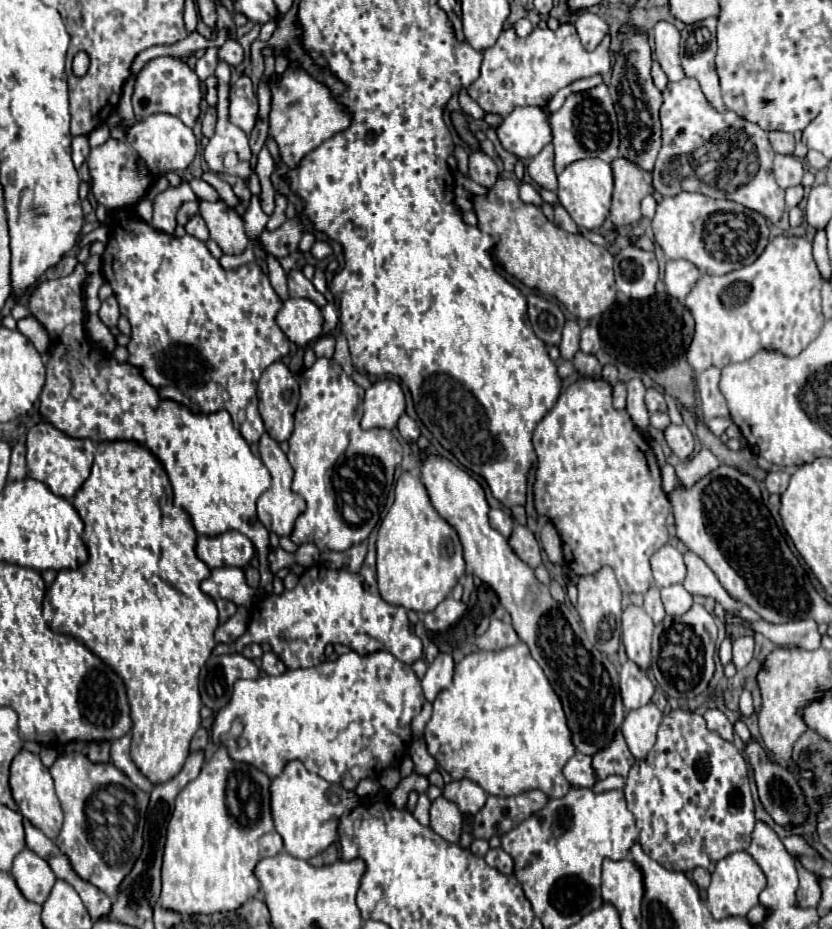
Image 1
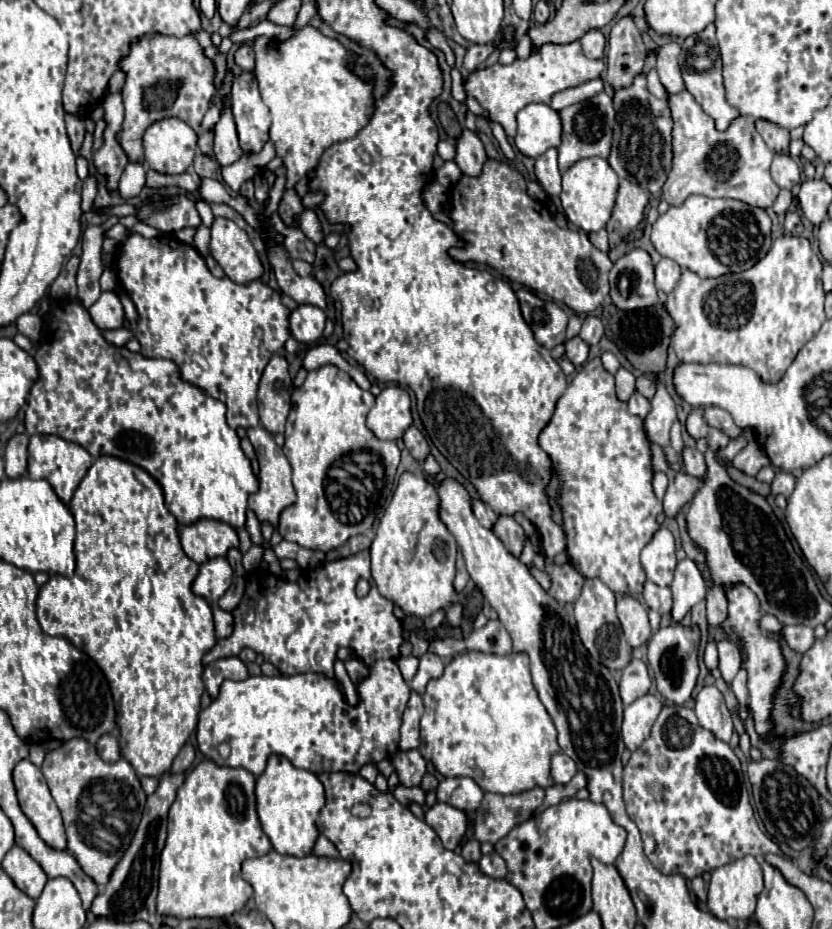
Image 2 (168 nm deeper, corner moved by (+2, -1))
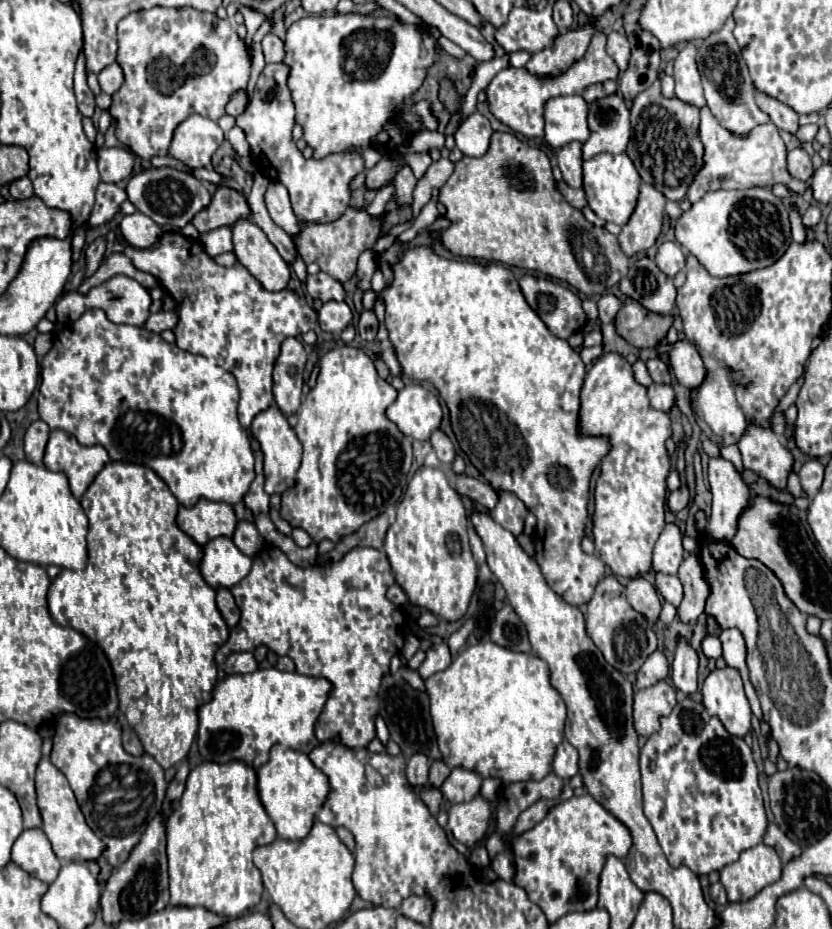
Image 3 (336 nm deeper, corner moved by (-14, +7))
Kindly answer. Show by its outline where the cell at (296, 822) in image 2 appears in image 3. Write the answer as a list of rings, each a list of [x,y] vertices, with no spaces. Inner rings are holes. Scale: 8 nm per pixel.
[[[272,746],[270,760],[258,768],[258,796],[260,802],[276,826],[276,832],[284,840],[302,840],[312,824],[318,808],[324,804],[330,784],[328,778],[310,762],[304,752],[286,748],[286,746]]]

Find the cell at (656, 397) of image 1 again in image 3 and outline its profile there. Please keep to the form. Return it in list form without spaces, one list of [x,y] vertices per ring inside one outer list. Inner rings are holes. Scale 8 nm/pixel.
[[[660,358],[648,360],[646,368],[648,368],[648,372],[650,372],[654,382],[658,382],[658,384],[670,384],[670,370],[668,370],[668,366]]]

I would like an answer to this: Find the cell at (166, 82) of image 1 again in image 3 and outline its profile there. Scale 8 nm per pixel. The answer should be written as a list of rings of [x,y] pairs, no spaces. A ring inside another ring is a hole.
[[[154,6],[152,10],[138,10],[136,14],[128,14],[128,18],[122,18],[118,22],[118,58],[116,62],[120,64],[122,72],[124,72],[124,82],[122,86],[112,94],[112,106],[108,108],[108,112],[114,118],[114,132],[116,138],[128,146],[136,156],[150,160],[154,156],[166,156],[168,154],[168,146],[172,142],[172,134],[176,130],[176,126],[180,122],[184,122],[184,118],[188,118],[190,114],[200,114],[206,116],[210,120],[218,120],[220,116],[224,116],[224,108],[228,104],[228,100],[238,92],[238,90],[246,90],[248,78],[250,78],[250,66],[252,66],[252,48],[236,34],[234,26],[230,24],[230,20],[222,20],[218,18],[214,12],[200,12],[200,10],[192,10],[192,8],[184,8],[184,10],[172,10],[172,8],[162,8],[162,6]]]

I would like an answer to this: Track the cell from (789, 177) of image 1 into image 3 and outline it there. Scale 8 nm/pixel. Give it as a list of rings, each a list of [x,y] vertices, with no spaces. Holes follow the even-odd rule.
[[[794,148],[792,152],[788,152],[788,158],[786,158],[786,168],[788,168],[788,174],[796,180],[810,180],[810,176],[814,174],[814,168],[812,168],[812,160],[810,156],[802,150],[802,148]]]

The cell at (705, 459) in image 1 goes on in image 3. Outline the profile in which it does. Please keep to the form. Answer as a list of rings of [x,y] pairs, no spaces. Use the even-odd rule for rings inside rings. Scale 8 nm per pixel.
[[[680,486],[678,490],[670,492],[668,494],[668,510],[670,512],[680,512],[686,504],[688,504],[688,488],[686,486]]]

